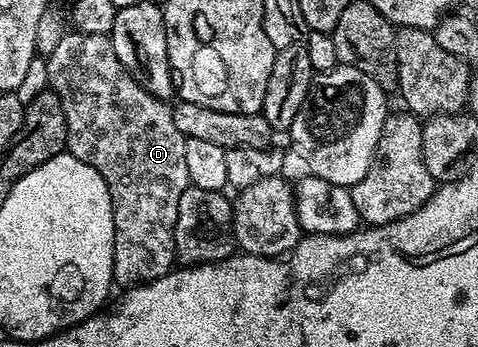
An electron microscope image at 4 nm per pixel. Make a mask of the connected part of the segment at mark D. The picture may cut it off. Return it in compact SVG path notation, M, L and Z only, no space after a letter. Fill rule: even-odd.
M69 31L54 45L46 61L49 88L60 99L68 123L66 149L80 163L96 167L108 183L114 204L114 285L123 290L147 285L175 268L174 228L180 195L190 186L188 166L184 164L186 136L172 119L172 108L163 98L153 97L140 87L131 73L116 59L116 51L107 35L84 35Z

